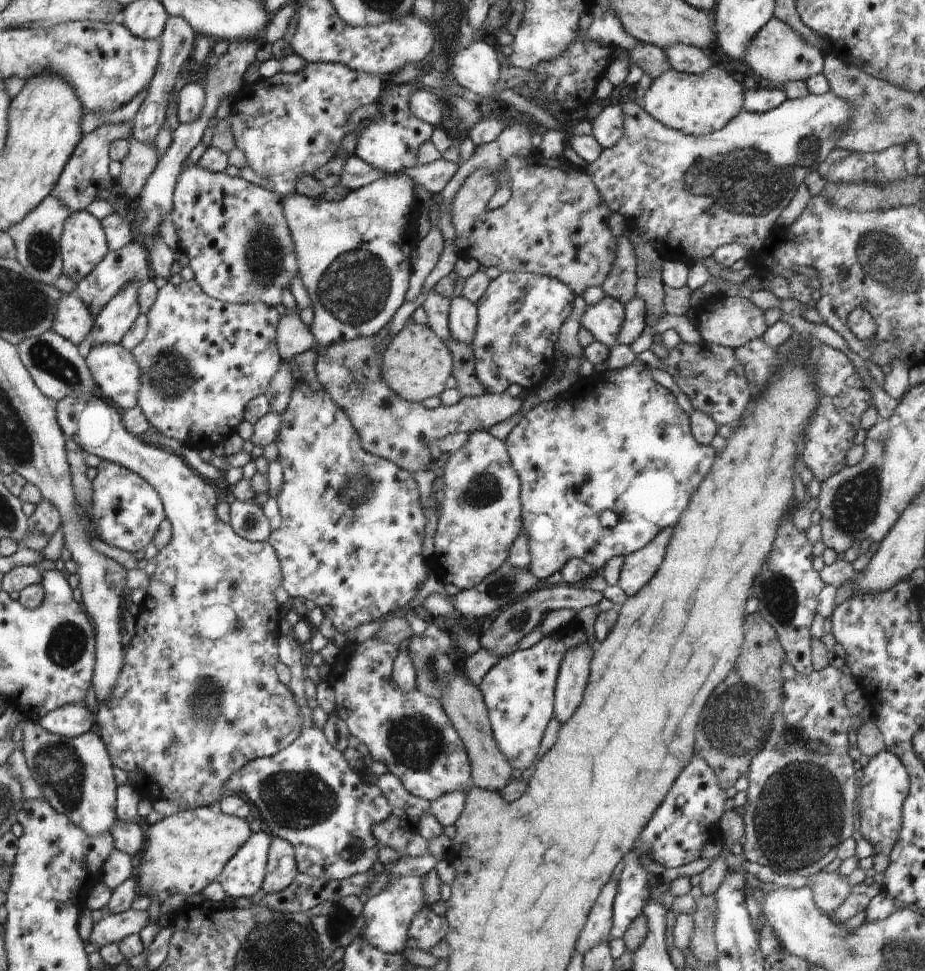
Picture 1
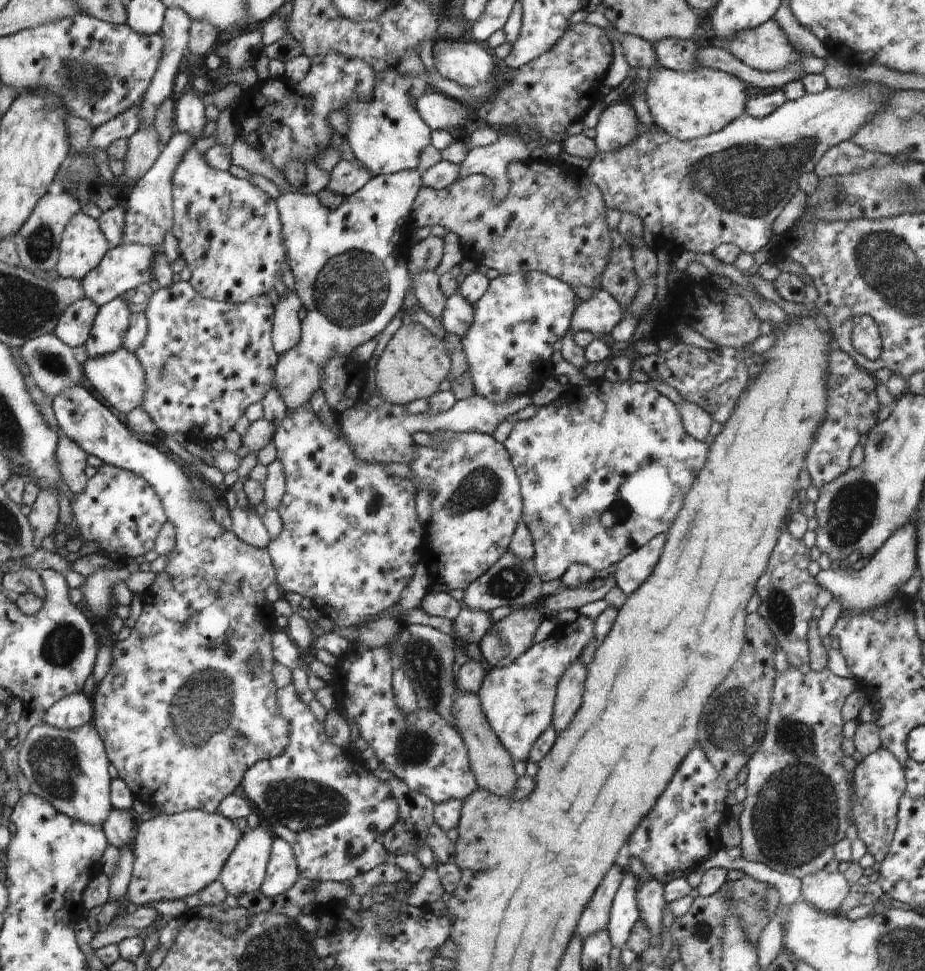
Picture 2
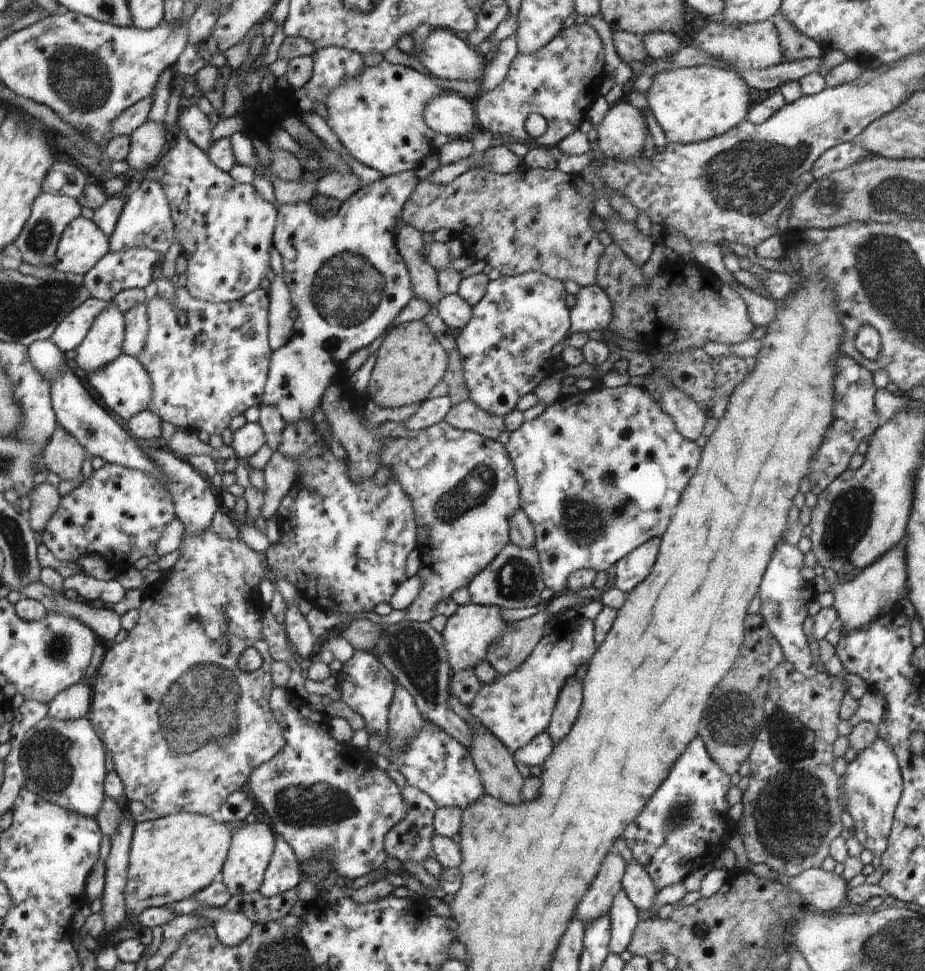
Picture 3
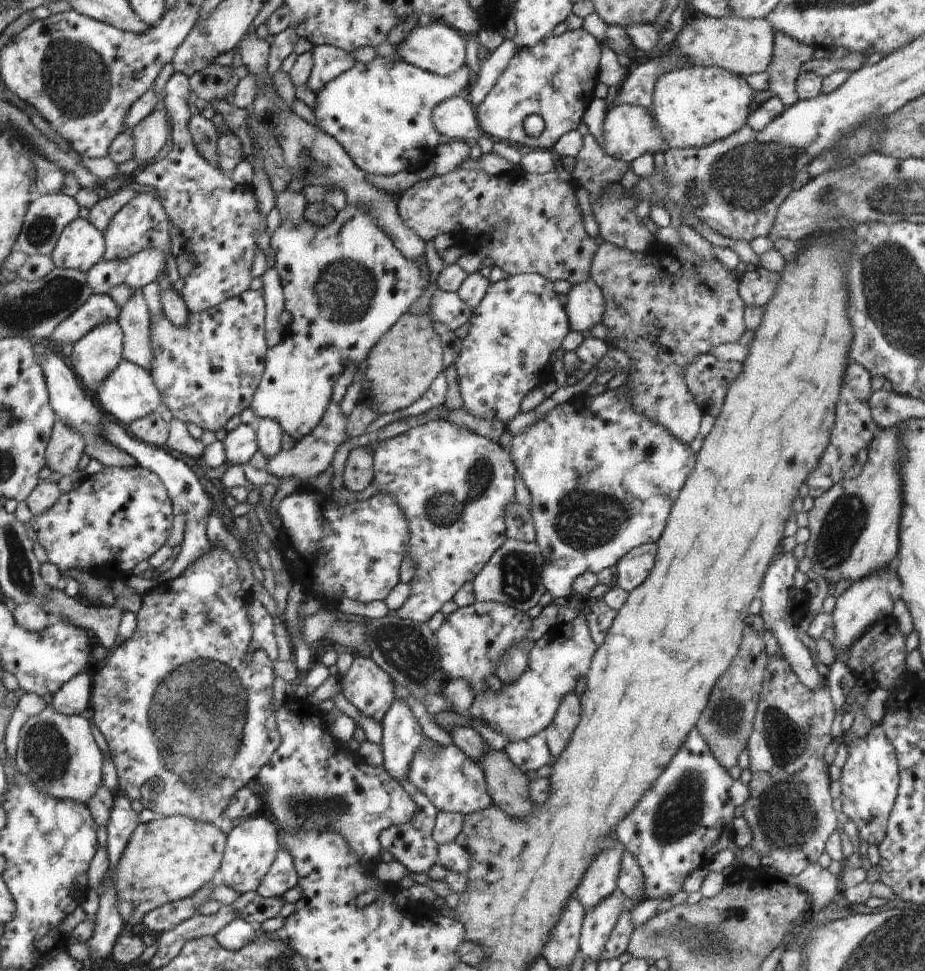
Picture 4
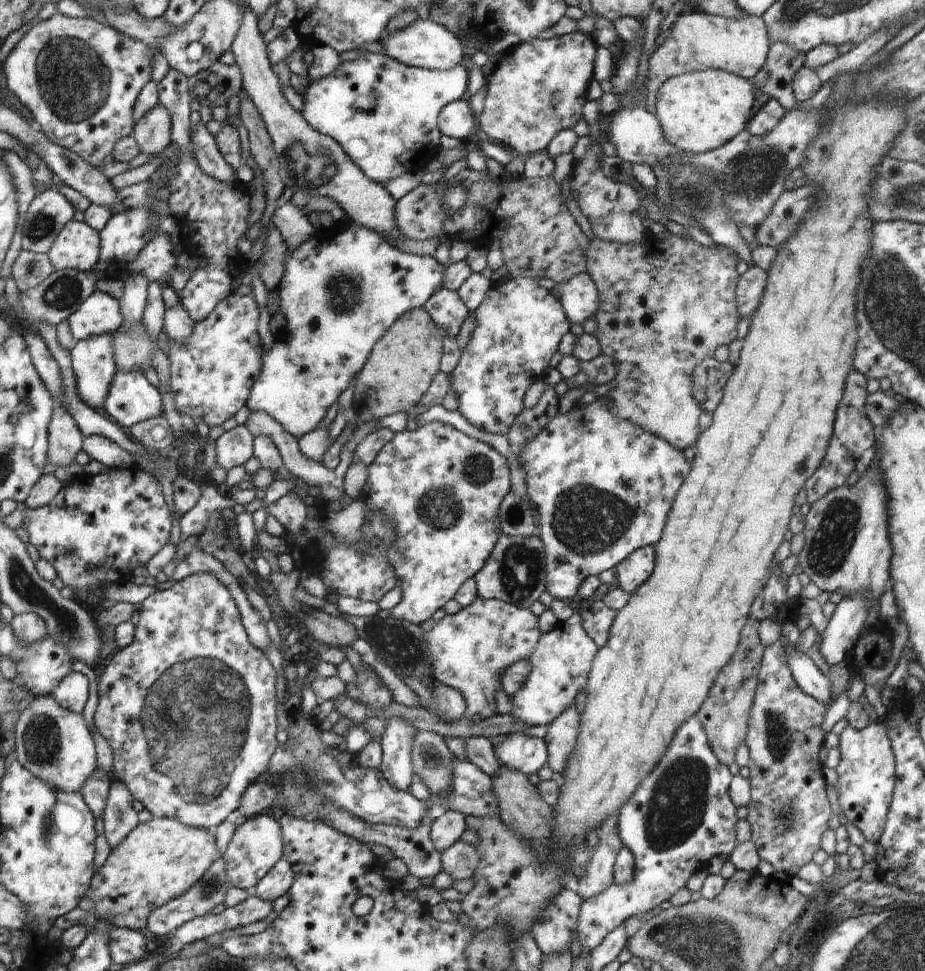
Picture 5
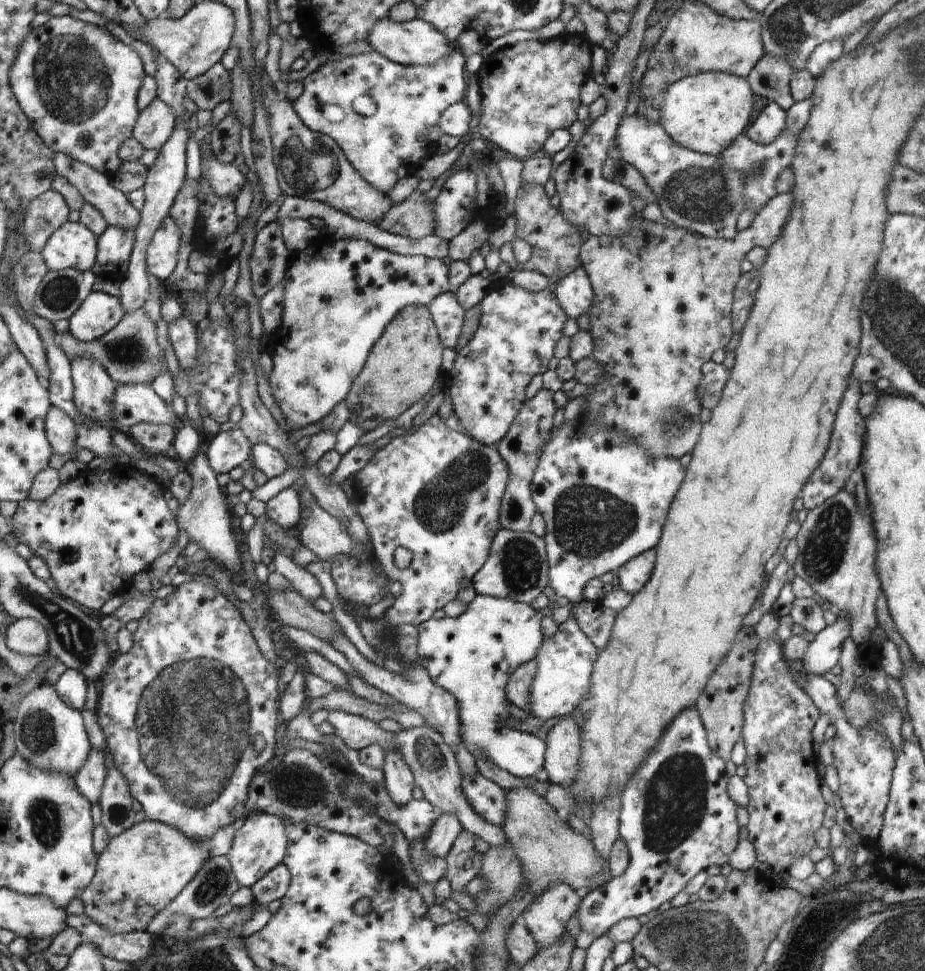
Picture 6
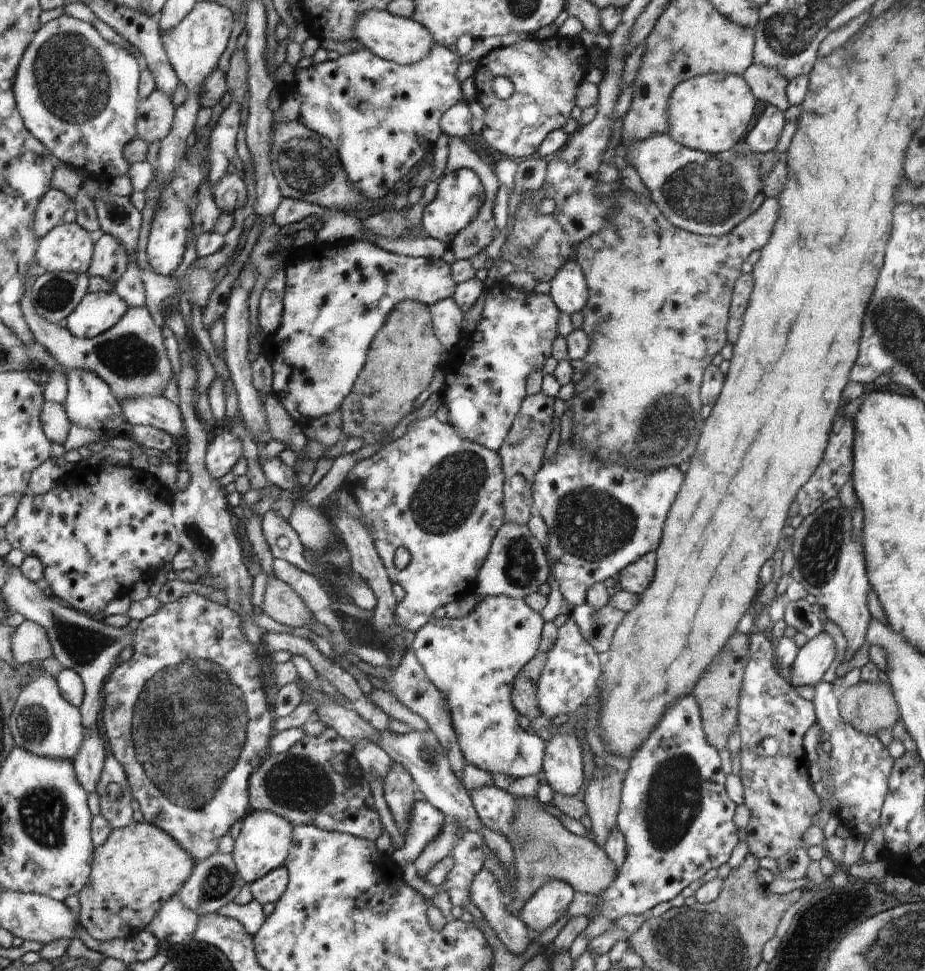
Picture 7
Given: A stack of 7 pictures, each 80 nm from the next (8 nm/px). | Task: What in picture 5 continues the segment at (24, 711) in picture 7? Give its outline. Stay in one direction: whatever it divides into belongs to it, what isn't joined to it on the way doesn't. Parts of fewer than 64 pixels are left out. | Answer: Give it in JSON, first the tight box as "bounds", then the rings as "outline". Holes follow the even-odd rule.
{"bounds":[17,693,98,792],"outline":[[[53,693],[34,695],[17,724],[17,759],[54,790],[81,792],[85,780],[98,770],[97,750],[84,718],[58,704]]]}

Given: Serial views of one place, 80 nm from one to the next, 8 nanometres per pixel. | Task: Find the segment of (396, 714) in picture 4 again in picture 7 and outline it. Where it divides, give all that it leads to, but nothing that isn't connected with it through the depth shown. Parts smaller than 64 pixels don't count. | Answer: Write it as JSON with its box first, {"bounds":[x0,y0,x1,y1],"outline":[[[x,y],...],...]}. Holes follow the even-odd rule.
{"bounds":[382,762,417,840],"outline":[[[392,762],[390,768],[383,773],[382,781],[384,798],[390,808],[390,814],[402,834],[402,838],[406,840],[417,785],[406,767],[396,762]]]}

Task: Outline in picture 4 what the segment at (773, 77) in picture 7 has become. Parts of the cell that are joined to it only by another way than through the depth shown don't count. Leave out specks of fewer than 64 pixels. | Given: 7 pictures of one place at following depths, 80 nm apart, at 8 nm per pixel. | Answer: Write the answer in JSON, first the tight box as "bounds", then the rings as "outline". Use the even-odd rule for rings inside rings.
{"bounds":[765,32,814,108],"outline":[[[781,32],[775,34],[774,56],[765,70],[769,76],[767,89],[774,92],[786,108],[798,102],[795,80],[802,65],[801,59],[811,57],[814,54],[813,50],[810,45]]]}

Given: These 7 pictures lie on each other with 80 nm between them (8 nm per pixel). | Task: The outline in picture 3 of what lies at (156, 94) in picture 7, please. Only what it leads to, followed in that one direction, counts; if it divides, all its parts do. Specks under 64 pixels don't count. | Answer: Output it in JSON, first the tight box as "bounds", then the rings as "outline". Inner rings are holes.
{"bounds":[128,119,167,173],"outline":[[[147,119],[134,132],[131,132],[128,166],[140,173],[152,168],[161,158],[167,143],[167,133],[162,123]]]}

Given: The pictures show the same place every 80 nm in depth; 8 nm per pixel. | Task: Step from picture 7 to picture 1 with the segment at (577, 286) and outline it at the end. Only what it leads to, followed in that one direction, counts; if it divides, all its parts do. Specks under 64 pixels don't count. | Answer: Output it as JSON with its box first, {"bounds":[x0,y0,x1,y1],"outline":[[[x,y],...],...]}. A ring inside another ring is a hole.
{"bounds":[580,295,625,350],"outline":[[[604,295],[597,303],[586,305],[580,317],[580,326],[591,332],[597,341],[603,342],[610,350],[617,341],[618,332],[625,317],[625,305],[611,296]]]}

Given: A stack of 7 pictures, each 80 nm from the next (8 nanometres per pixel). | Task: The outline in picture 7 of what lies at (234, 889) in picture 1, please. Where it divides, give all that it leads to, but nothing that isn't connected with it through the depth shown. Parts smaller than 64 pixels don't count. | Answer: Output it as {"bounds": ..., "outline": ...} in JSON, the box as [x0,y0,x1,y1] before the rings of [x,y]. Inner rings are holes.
{"bounds":[233,810,294,885],"outline":[[[253,810],[242,821],[242,828],[234,841],[233,861],[246,885],[256,882],[270,871],[285,864],[292,848],[294,824],[269,810]]]}

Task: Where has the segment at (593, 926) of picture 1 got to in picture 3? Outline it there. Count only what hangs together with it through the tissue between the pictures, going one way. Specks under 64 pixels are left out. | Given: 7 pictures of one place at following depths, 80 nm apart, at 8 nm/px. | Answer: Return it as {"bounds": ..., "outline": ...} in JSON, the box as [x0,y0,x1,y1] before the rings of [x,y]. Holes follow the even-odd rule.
{"bounds":[576,851,626,924],"outline":[[[617,851],[614,854],[608,854],[602,860],[598,874],[594,876],[592,884],[588,886],[586,894],[582,896],[582,900],[578,902],[578,908],[576,908],[576,915],[584,924],[609,912],[615,895],[622,890],[621,880],[626,865]]]}

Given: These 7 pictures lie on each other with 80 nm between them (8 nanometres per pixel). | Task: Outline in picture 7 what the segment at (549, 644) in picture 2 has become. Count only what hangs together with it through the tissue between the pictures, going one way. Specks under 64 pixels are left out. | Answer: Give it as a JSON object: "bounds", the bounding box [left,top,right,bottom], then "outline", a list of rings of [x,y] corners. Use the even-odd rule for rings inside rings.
{"bounds":[537,616,602,719],"outline":[[[568,616],[564,625],[557,629],[554,646],[546,653],[542,676],[537,682],[537,701],[542,715],[549,719],[558,714],[576,716],[580,708],[592,697],[599,686],[602,671],[598,653],[583,639],[578,625]]]}

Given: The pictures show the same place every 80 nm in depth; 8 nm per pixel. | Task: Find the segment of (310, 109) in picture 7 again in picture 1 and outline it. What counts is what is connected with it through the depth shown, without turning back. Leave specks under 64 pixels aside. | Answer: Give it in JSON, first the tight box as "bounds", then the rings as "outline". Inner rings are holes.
{"bounds":[354,81,434,175],"outline":[[[418,81],[398,85],[391,85],[391,82],[383,84],[380,102],[376,104],[380,111],[380,118],[377,120],[364,119],[359,124],[354,153],[356,156],[375,169],[393,175],[417,165],[416,152],[420,144],[430,140],[434,128],[430,126],[430,123],[414,116],[411,111],[411,96],[416,90],[418,90]]]}

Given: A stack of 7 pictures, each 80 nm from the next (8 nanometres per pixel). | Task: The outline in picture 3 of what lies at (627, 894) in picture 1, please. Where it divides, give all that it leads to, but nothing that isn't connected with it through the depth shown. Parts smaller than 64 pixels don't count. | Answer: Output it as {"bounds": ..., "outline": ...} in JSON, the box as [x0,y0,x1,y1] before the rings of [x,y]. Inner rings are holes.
{"bounds":[609,889,639,955],"outline":[[[622,889],[615,895],[609,908],[611,918],[611,937],[609,953],[620,955],[630,944],[635,926],[639,921],[639,910],[630,902],[629,896]]]}

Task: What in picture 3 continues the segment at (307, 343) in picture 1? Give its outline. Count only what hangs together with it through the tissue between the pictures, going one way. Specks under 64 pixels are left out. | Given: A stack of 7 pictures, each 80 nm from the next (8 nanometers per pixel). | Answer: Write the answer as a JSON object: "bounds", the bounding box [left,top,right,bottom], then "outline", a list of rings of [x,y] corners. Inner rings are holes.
{"bounds":[269,275,293,350],"outline":[[[276,275],[271,278],[269,291],[269,344],[273,350],[279,349],[293,334],[293,320],[290,310],[293,304],[291,294],[283,278]]]}

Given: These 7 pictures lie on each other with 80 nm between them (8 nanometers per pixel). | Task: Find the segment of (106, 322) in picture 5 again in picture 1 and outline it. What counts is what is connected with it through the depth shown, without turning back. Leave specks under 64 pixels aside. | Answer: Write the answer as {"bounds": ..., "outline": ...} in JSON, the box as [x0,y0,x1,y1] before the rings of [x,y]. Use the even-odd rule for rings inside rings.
{"bounds":[52,293,95,346],"outline":[[[67,293],[59,298],[52,330],[78,346],[82,340],[89,338],[94,326],[95,316],[81,297]]]}

